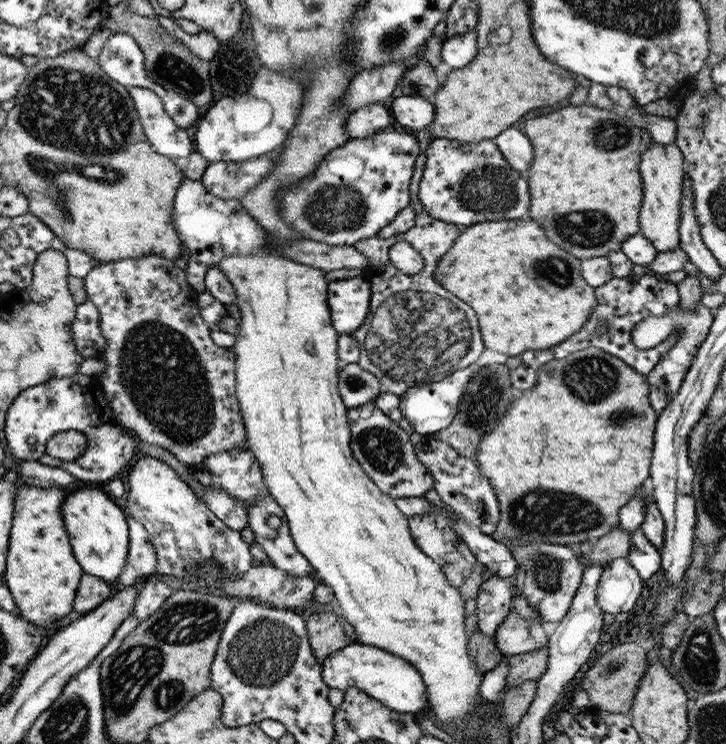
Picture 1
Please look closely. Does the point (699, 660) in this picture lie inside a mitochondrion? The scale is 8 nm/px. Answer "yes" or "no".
yes

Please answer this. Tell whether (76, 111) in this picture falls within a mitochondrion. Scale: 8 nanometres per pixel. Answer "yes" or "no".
yes

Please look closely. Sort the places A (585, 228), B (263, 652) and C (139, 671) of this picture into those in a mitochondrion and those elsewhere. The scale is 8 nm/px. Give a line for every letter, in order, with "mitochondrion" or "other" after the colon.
A: mitochondrion
B: mitochondrion
C: mitochondrion

